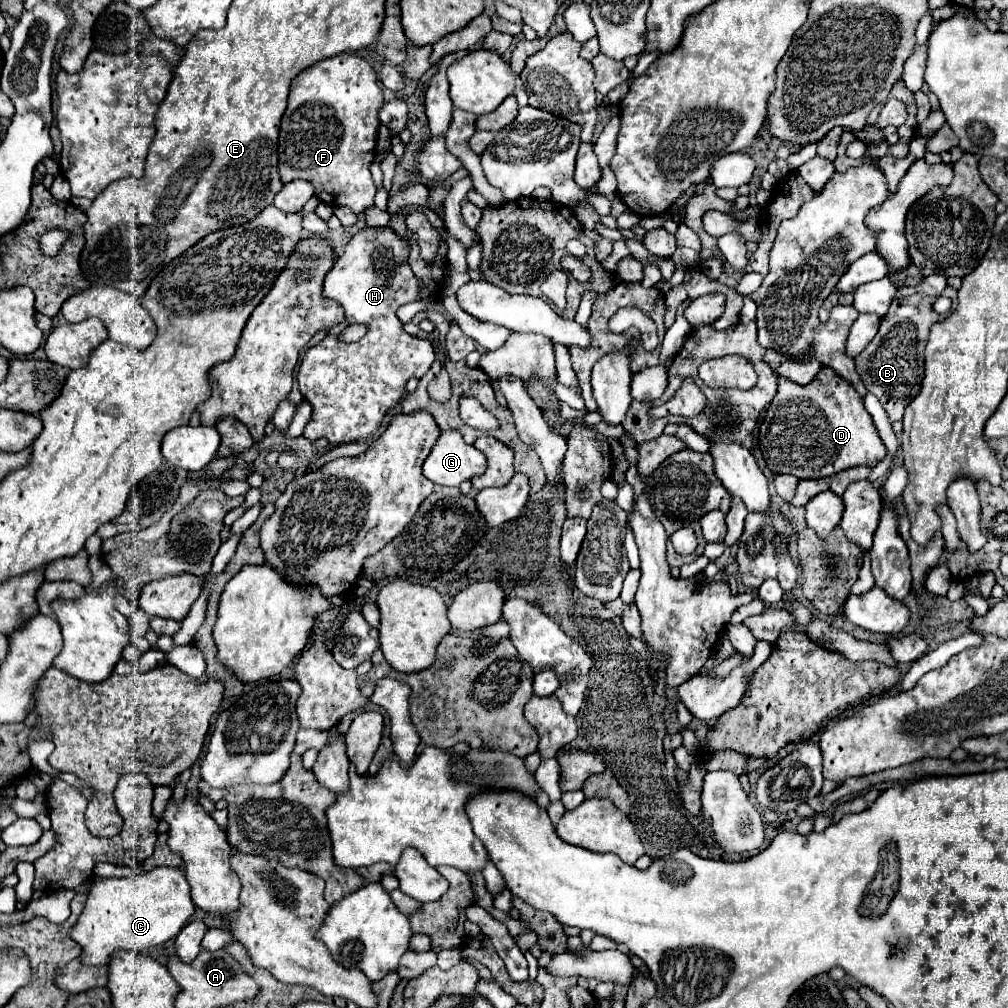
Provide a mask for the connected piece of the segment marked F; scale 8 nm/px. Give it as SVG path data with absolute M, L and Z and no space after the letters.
M335 55L323 59L295 77L291 83L287 111L281 117L279 129L279 175L283 183L305 179L315 187L319 201L331 207L347 205L353 213L363 213L367 207L373 207L377 187L371 179L369 165L377 153L377 129L379 109L383 105L383 91L377 85L377 75L373 67L357 55Z

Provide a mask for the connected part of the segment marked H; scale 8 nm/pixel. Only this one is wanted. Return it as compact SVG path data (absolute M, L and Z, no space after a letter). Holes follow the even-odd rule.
M367 227L359 231L357 235L353 235L353 239L345 247L345 253L335 259L335 265L325 275L323 297L337 301L345 309L345 321L339 327L333 327L319 345L311 347L309 353L305 353L299 373L297 373L301 395L313 407L311 421L307 423L303 431L307 439L315 441L315 439L325 437L331 445L345 445L345 443L373 437L379 431L385 415L405 397L407 381L411 377L421 379L429 371L431 363L435 361L433 345L429 341L423 341L423 339L417 339L405 333L397 317L397 309L401 305L421 299L419 279L411 271L407 257L409 257L409 243L401 239L395 231L391 231L389 227L385 229ZM353 323L361 323L367 327L365 337L359 339L357 343L341 341L339 339L341 331Z

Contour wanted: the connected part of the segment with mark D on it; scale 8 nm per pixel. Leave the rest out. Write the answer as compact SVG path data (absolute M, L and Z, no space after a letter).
M821 367L807 387L779 375L775 399L759 427L759 449L773 473L789 473L799 479L831 477L857 465L875 467L887 455L873 419L863 407L863 397L831 367Z

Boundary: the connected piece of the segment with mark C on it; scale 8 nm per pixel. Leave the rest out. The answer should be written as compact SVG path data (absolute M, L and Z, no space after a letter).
M155 867L123 879L97 879L87 895L85 909L71 929L71 939L81 947L81 959L87 965L107 965L113 951L127 949L145 953L177 937L191 921L195 905L189 895L185 871L175 867Z

